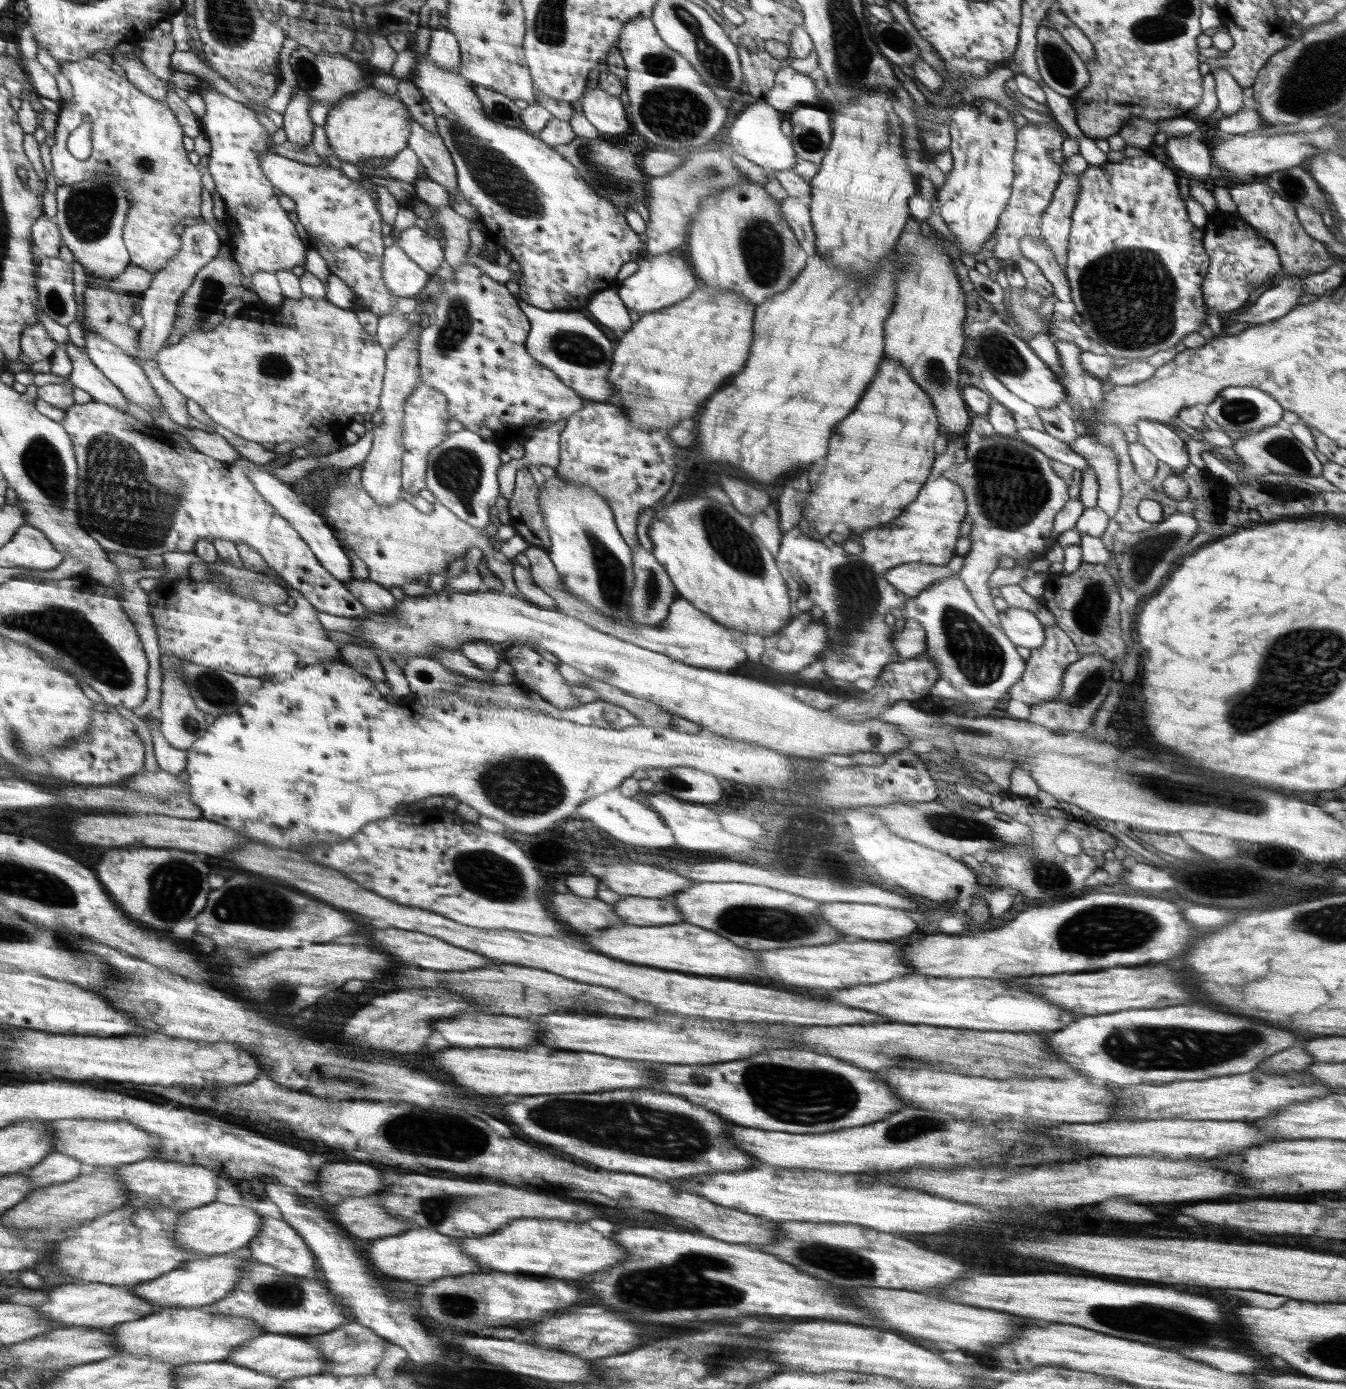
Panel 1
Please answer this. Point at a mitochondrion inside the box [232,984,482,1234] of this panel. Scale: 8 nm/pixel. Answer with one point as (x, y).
(436, 1211)

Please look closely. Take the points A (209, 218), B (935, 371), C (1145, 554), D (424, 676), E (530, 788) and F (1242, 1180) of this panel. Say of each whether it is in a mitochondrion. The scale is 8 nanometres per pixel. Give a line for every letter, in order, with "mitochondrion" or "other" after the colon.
A: other
B: mitochondrion
C: mitochondrion
D: other
E: mitochondrion
F: other

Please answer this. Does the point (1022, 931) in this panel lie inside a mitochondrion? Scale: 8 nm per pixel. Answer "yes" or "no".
no

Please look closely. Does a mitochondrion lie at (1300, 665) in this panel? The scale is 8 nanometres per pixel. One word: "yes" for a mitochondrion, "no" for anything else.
yes

